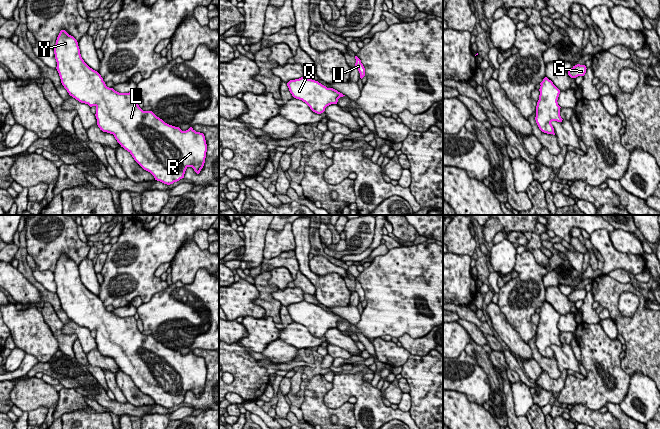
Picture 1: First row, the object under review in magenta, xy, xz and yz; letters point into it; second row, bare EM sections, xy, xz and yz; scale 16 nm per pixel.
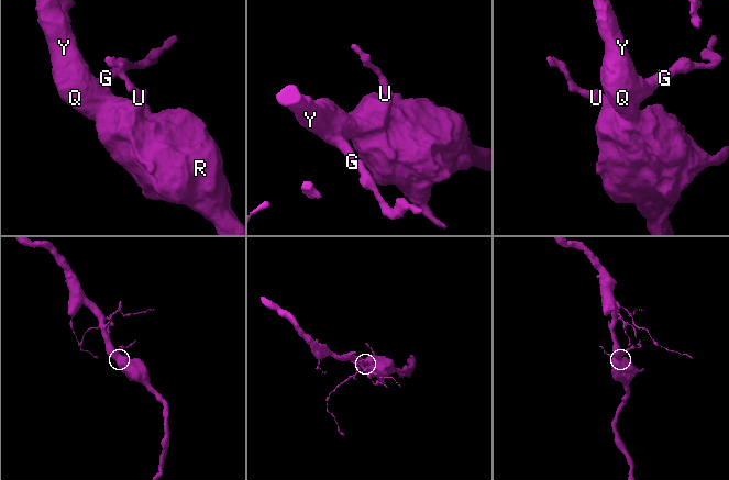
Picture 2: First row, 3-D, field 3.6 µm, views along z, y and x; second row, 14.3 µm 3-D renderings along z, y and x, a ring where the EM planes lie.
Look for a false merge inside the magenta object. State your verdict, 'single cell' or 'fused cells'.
single cell

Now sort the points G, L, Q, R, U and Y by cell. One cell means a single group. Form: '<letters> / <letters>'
G L Q R U Y

